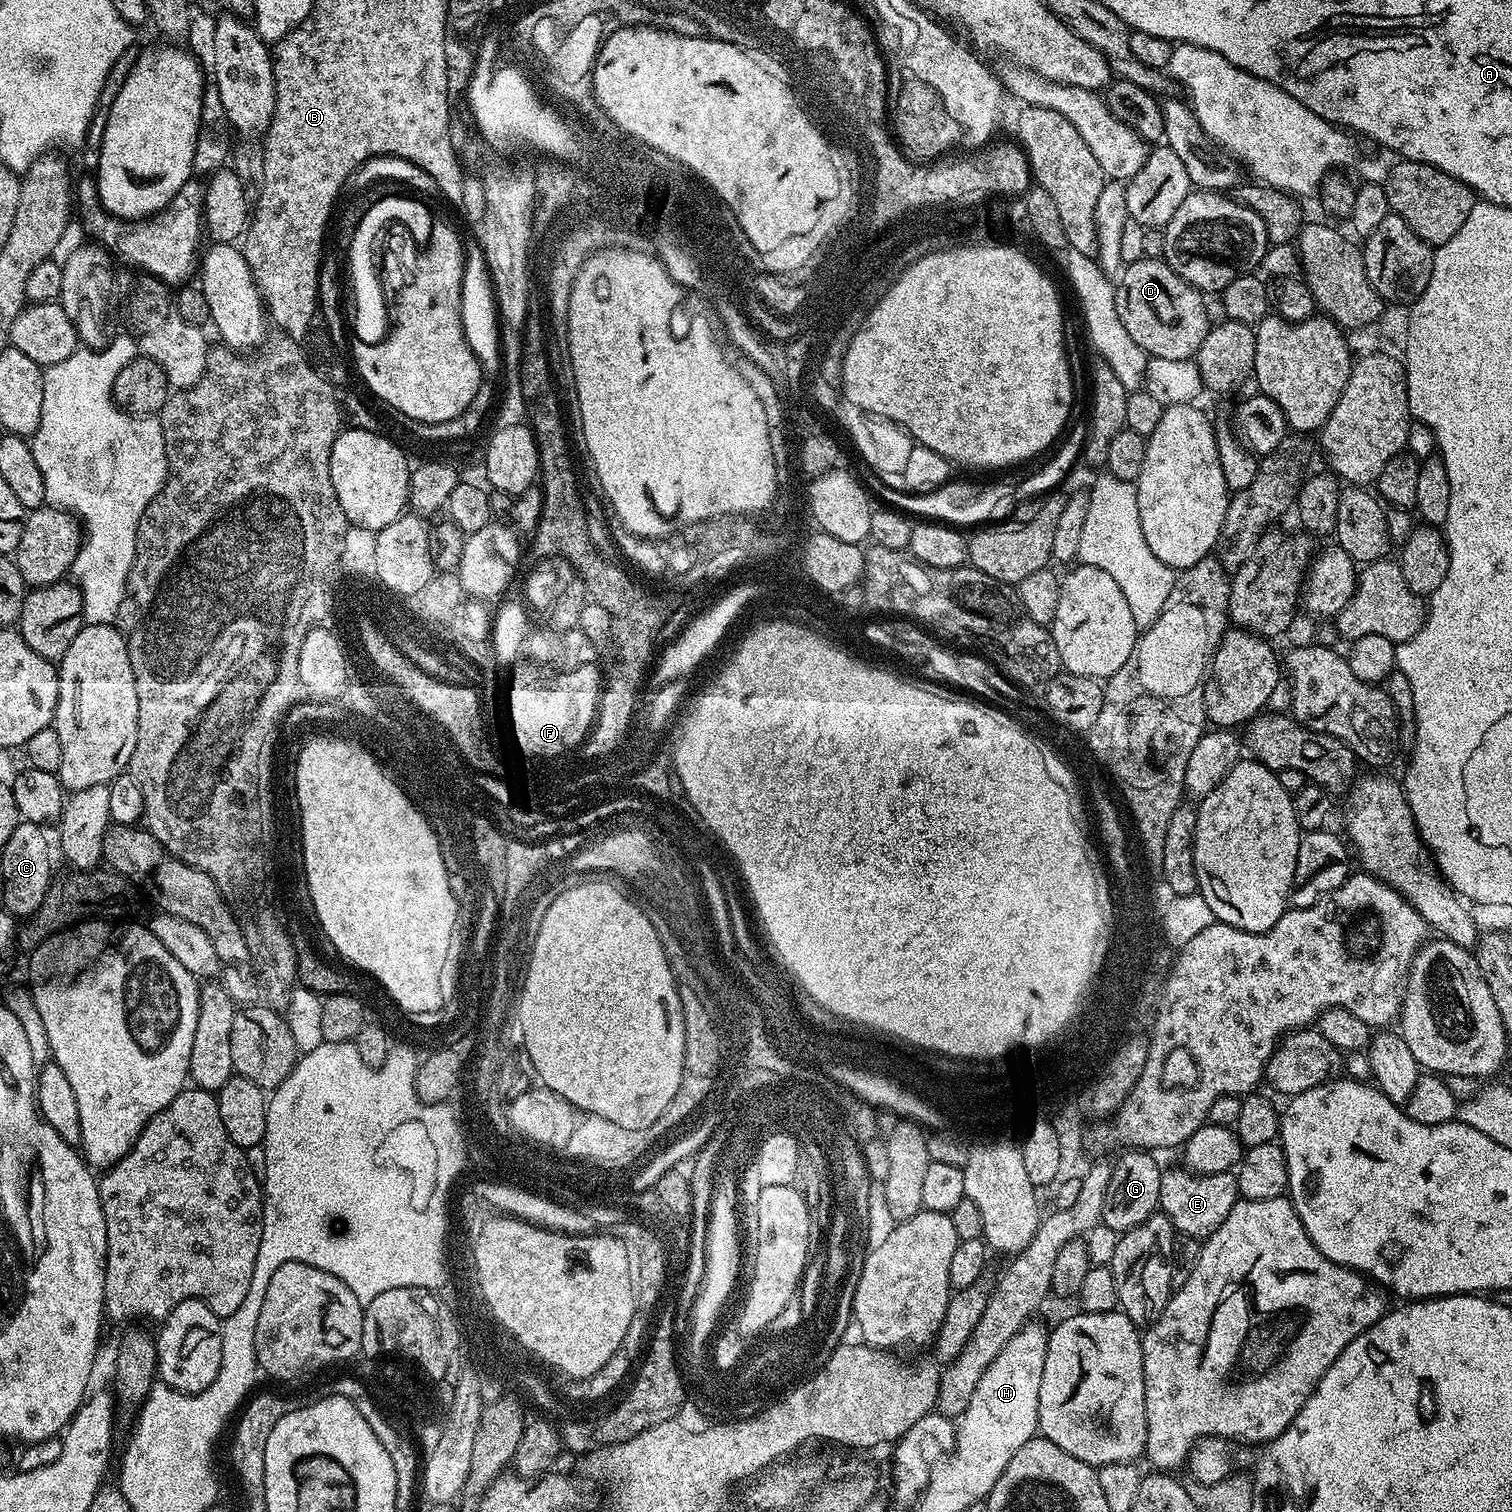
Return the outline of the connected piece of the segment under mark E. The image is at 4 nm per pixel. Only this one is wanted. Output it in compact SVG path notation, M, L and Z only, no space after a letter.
M1177 1166L1160 1173L1159 1211L1170 1218L1173 1228L1182 1235L1207 1238L1226 1222L1226 1214L1241 1199L1238 1182L1232 1172L1219 1172L1209 1176L1199 1176L1183 1166Z

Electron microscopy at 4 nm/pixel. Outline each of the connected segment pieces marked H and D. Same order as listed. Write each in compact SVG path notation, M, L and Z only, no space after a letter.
M1028 1322L1003 1346L988 1369L978 1378L969 1404L958 1417L956 1444L951 1455L933 1470L936 1480L994 1480L1006 1470L1006 1462L1037 1435L1038 1386L1042 1386L1042 1366L1046 1366L1047 1327Z
M1143 258L1129 263L1124 269L1124 277L1121 278L1120 284L1118 280L1115 289L1118 318L1122 318L1122 326L1126 326L1127 333L1148 356L1193 359L1210 327L1208 308L1204 305L1205 293L1178 274L1174 274L1174 270L1170 270L1170 266L1162 258Z

